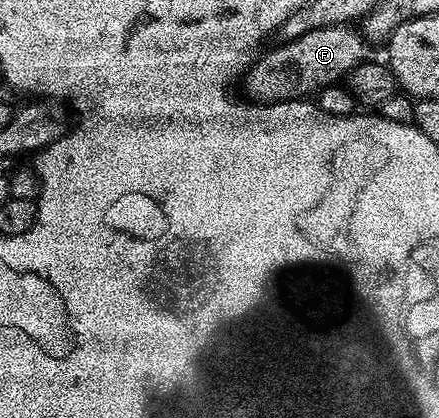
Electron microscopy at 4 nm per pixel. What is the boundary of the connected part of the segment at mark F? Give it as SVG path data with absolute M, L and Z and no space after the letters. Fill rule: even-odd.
M353 24L323 26L321 30L307 30L299 38L278 43L278 48L270 52L262 51L247 73L248 95L263 102L299 100L312 97L328 84L344 81L371 56L366 37L355 29Z

